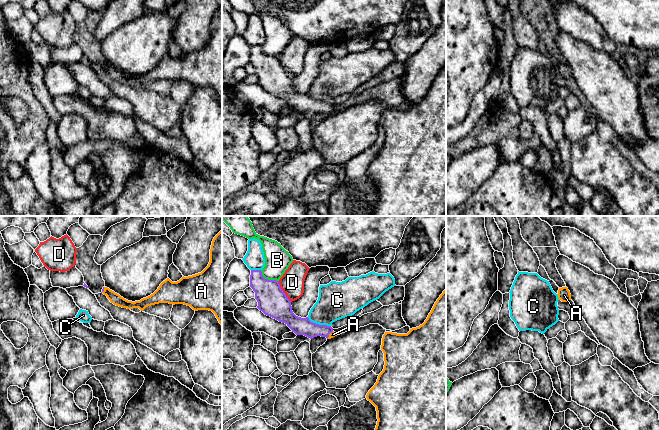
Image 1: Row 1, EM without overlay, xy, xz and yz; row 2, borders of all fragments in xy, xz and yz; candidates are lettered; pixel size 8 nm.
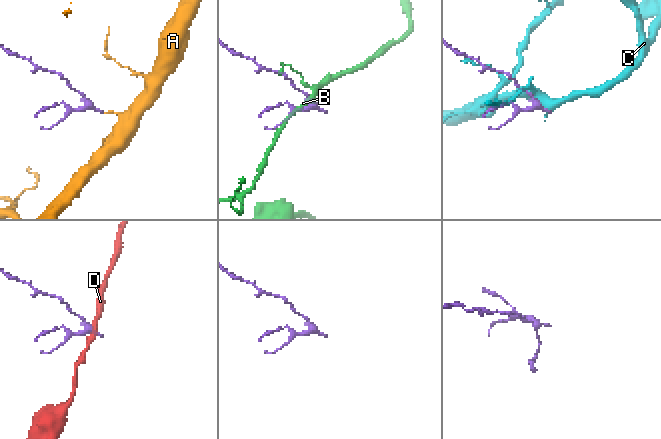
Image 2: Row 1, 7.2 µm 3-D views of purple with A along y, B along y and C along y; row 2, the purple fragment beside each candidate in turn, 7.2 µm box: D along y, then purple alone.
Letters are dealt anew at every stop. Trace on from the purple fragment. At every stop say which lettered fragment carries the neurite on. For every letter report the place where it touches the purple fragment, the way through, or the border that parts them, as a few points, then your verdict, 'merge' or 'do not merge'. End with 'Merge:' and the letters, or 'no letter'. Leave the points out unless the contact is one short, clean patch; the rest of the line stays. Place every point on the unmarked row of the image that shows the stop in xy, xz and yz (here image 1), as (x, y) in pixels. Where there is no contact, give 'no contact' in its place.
A: meets purple in xz at (329, 109); runs through xz (300, 102), (329, 109), (333, 110); merge
B: meets purple in xz at (267, 55); do not merge
C: meets purple in xz at (318, 100); do not merge
D: meets purple in xz at (282, 67); border along xz (278, 57), (282, 67), (291, 77); do not merge
Merge: A

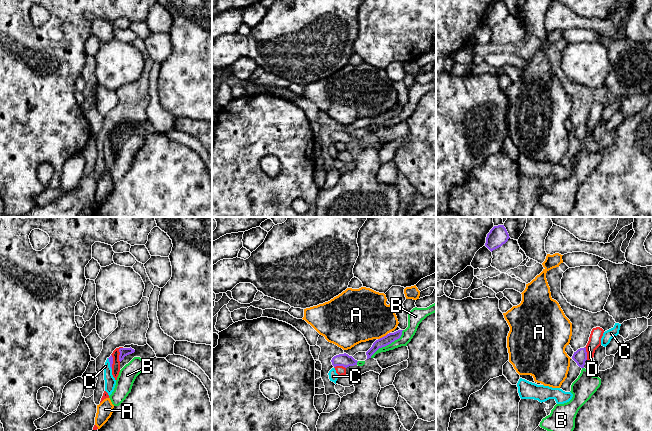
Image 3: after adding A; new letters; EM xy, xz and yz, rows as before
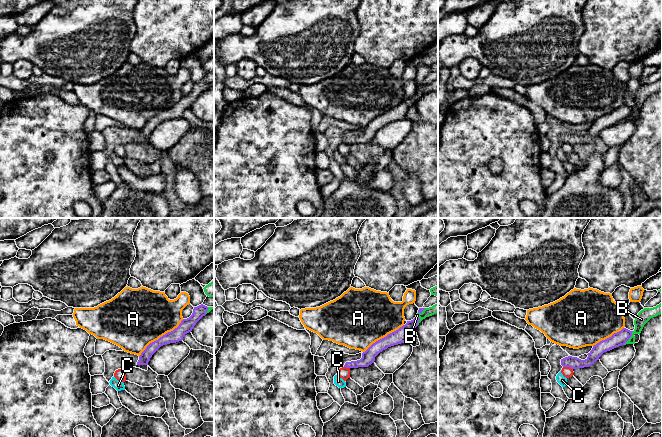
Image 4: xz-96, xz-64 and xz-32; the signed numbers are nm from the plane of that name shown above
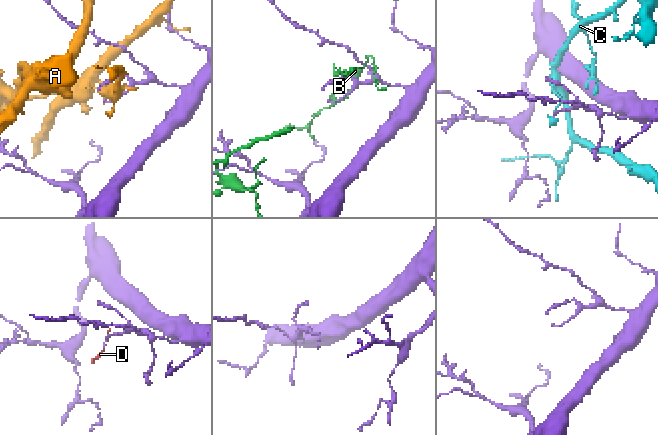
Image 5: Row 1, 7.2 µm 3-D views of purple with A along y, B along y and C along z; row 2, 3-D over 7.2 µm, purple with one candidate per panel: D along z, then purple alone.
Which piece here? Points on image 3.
A: meets purple in xz at (382, 113); do not merge
B: meets purple in xz at (388, 120); do not merge
C: meets purple in xy at (110, 140); border along xy (107, 134), (111, 145); do not merge
D: meets purple in xy at (120, 130); border along xy (122, 123), (119, 125), (120, 137); do not merge
Merge: no letter

